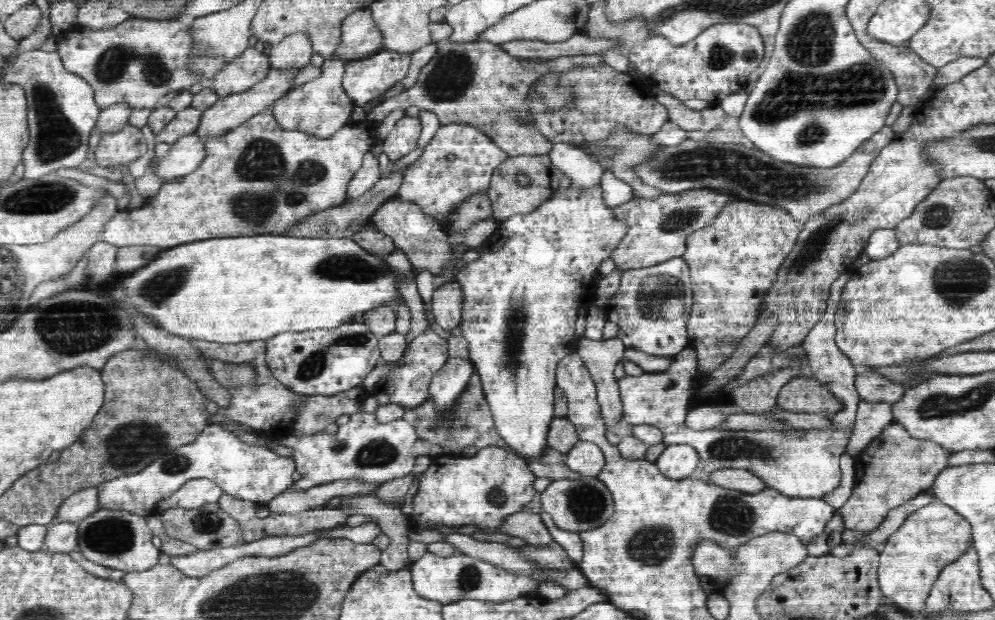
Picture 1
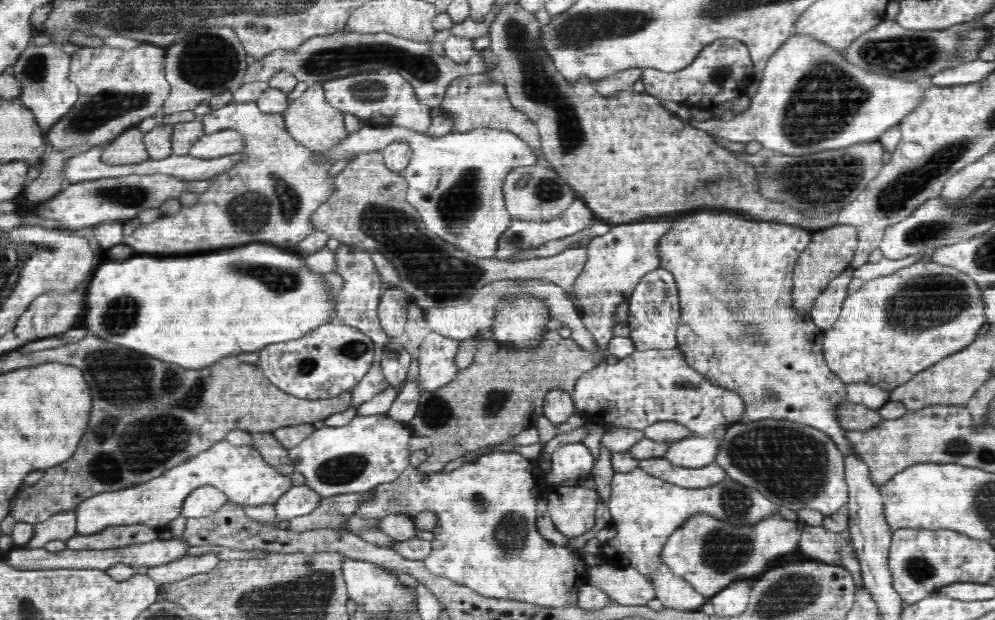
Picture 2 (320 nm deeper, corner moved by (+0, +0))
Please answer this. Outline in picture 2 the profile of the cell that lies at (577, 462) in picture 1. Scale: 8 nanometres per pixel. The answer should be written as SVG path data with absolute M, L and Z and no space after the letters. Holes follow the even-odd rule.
M576 442L558 448L551 455L551 464L552 469L543 473L551 488L555 488L590 474L596 462L590 449L585 444Z

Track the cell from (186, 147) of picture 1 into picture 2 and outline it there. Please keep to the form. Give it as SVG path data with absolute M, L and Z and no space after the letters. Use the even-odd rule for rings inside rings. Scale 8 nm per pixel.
M226 129L200 136L200 140L190 146L189 154L199 159L213 159L236 155L242 148L243 138L238 131Z

